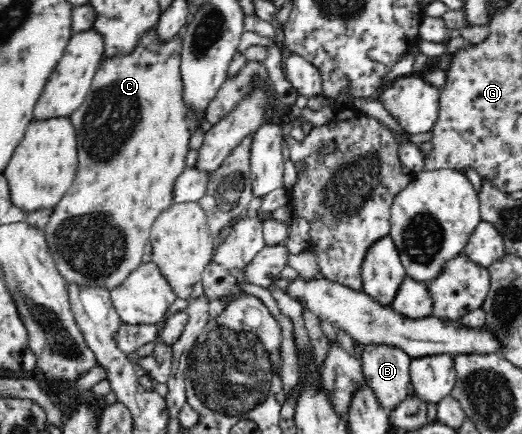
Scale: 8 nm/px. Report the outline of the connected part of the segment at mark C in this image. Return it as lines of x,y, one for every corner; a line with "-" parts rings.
157,24
148,27
143,35
139,36
139,43
130,52
126,54
113,54
112,56
104,56
97,73
92,79
91,87
85,96
81,107
77,111
71,113
70,118
77,132
77,151
79,165
77,173
74,175
71,187
65,192
65,195
56,203
51,211
49,221
45,225
44,234
47,240
54,264
59,273
66,281
79,284
89,284
89,286
104,287
109,291
111,288
123,283
123,280
141,264
143,257
143,247
147,241
150,241
150,231
155,219
163,211
166,210
173,201
173,191
175,189
175,181
179,175
187,167
187,155
189,153
189,139
195,135
195,131
199,131
201,127
201,118
197,114
198,109
190,107
186,103
185,94
183,94
183,78
181,78
181,53
183,51
183,37
185,37
185,27
181,28
173,37
168,40
161,40
159,32
157,32

